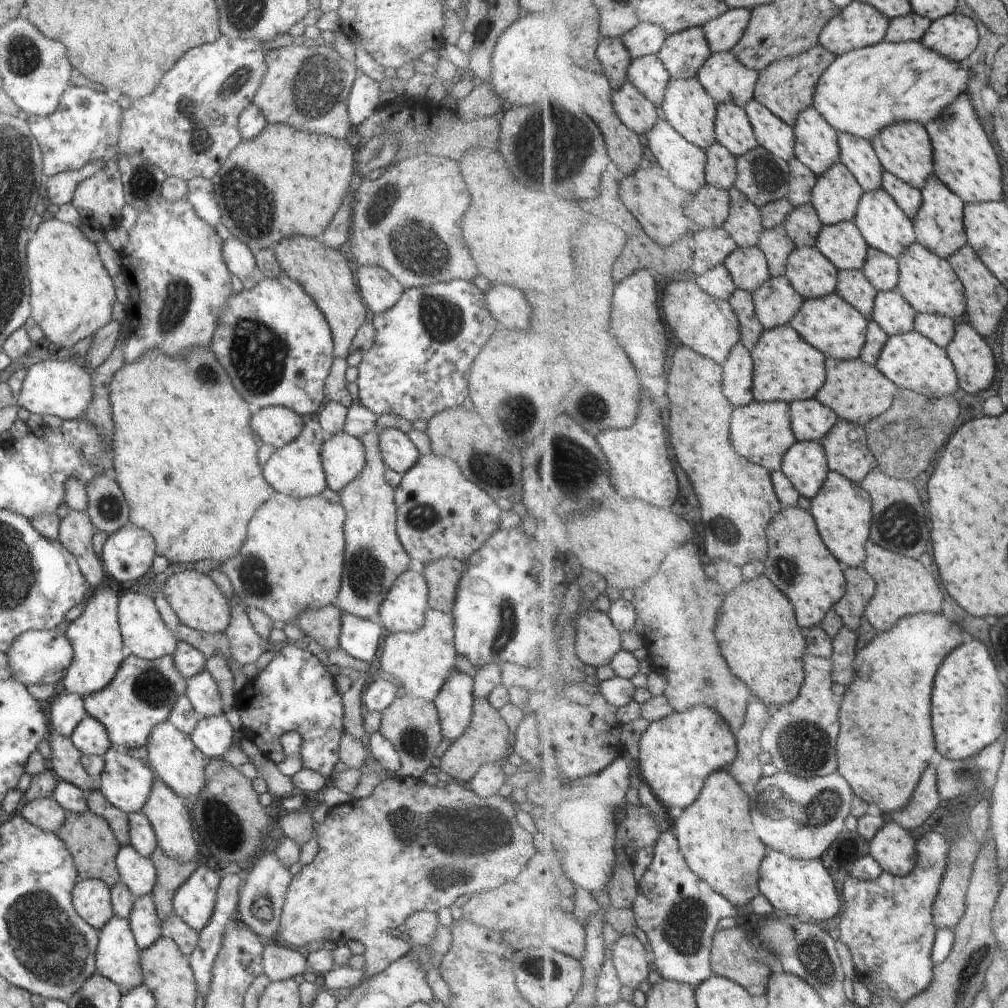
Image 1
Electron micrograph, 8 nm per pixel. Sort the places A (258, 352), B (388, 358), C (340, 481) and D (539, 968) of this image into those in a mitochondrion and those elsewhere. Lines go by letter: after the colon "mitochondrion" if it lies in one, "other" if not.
A: mitochondrion
B: other
C: other
D: mitochondrion

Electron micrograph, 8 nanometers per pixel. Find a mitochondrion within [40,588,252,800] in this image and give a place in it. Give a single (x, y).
(154, 688)

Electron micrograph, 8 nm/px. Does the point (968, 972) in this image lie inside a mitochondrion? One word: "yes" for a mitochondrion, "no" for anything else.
yes

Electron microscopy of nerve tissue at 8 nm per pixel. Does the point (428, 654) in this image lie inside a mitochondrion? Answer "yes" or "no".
no

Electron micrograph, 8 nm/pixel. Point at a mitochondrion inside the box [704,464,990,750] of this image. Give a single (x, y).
(900, 530)

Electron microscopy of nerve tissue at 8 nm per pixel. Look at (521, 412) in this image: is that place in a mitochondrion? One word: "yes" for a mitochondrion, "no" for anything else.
yes

